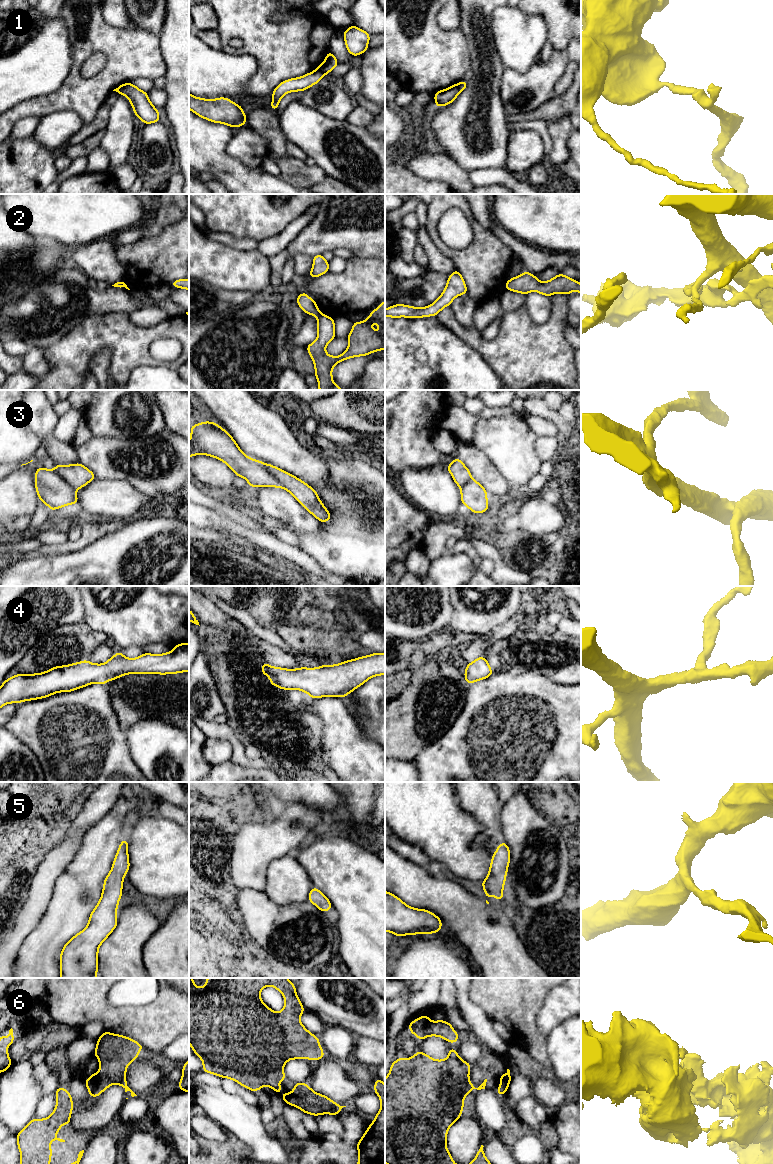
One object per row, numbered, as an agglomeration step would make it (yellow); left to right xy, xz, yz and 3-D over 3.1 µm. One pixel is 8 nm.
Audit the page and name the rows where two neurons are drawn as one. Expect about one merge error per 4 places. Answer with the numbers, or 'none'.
1, 2

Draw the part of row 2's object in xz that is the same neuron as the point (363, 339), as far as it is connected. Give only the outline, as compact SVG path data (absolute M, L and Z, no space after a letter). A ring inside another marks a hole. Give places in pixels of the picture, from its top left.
M383 301L363 322L354 322L349 335L349 346L340 356L330 356L325 347L336 337L334 319L319 315L317 319L318 335L315 342L307 345L315 365L315 376L319 390L343 390L332 379L332 368L339 362L385 349L385 301ZM370 323L377 323L380 332L376 332Z

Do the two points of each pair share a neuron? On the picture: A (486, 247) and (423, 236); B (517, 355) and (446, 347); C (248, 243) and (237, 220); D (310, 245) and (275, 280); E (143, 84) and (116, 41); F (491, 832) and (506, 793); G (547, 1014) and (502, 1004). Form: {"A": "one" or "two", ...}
{"A": "two", "B": "two", "C": "two", "D": "two", "E": "two", "F": "two", "G": "two"}

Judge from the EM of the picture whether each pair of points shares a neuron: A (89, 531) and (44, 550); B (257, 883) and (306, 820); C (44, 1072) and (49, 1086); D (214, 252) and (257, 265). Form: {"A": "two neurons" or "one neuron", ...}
{"A": "one neuron", "B": "one neuron", "C": "one neuron", "D": "one neuron"}

